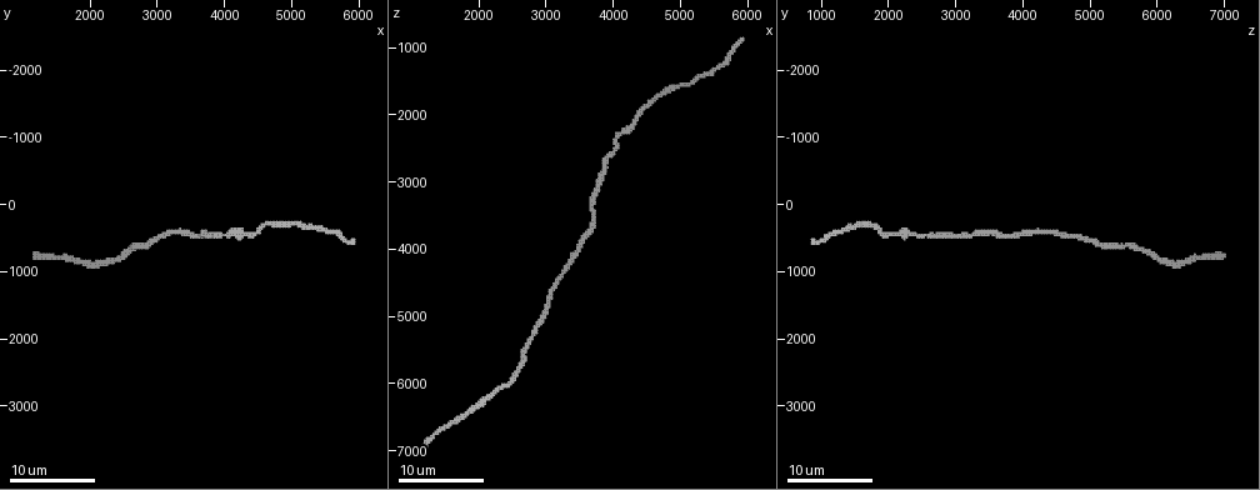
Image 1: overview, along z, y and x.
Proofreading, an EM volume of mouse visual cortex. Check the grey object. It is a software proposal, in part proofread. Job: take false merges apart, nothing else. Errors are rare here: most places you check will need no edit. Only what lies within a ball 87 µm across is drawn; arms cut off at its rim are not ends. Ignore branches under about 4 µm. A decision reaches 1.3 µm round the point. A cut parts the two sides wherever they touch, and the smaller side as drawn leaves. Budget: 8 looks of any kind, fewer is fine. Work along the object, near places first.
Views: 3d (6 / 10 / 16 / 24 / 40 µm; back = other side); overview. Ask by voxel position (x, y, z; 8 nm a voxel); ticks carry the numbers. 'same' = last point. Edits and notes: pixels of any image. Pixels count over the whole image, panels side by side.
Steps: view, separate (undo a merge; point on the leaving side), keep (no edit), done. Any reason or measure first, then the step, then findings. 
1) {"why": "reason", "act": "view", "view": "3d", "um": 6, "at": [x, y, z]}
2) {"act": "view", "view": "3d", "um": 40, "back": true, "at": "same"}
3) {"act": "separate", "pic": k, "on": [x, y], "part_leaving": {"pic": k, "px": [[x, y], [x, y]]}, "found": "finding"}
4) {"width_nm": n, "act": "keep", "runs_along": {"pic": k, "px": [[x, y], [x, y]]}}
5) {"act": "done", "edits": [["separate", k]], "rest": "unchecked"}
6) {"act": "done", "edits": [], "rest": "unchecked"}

{"act": "view", "view": "3d", "um": 10, "at": [4300, 400, 2100]}

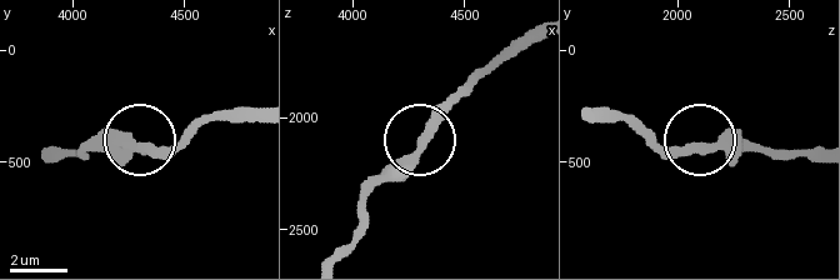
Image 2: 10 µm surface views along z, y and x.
{"act": "keep", "runs_along": {"pic": 2, "px": [[41, 153], [180, 145]]}, "found": "one neuron here"}

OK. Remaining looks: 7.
{"why": "sudden change in width", "act": "view", "view": "3d", "um": 16, "at": [4950, 250, 1600]}

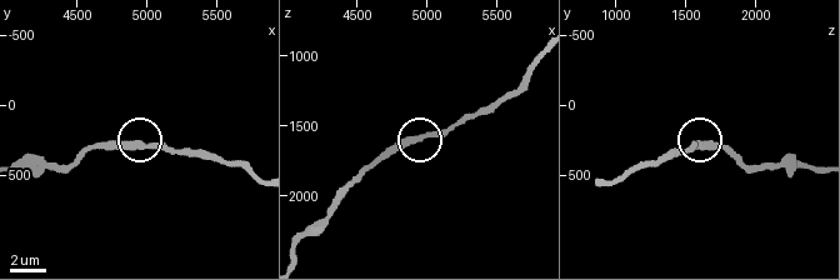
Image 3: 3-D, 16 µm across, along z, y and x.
{"act": "view", "view": "3d", "um": 6, "at": [4960, 300, 1580]}

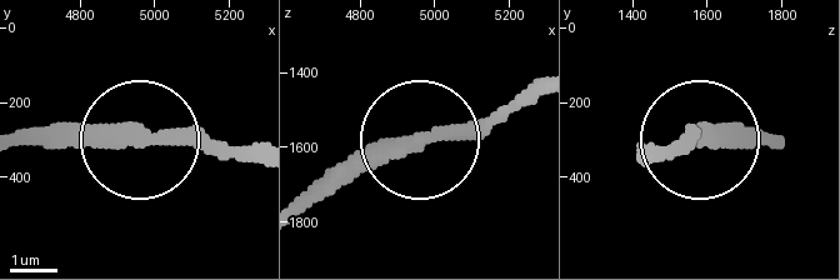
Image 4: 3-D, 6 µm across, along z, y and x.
{"act": "keep", "runs_along": {"pic": 4, "px": [[25, 139], [248, 150]]}, "found": "continuous, no second neuron"}

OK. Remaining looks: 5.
{"why": "sudden change in width", "act": "view", "view": "3d", "um": 10, "at": [2700, 600, 5500]}

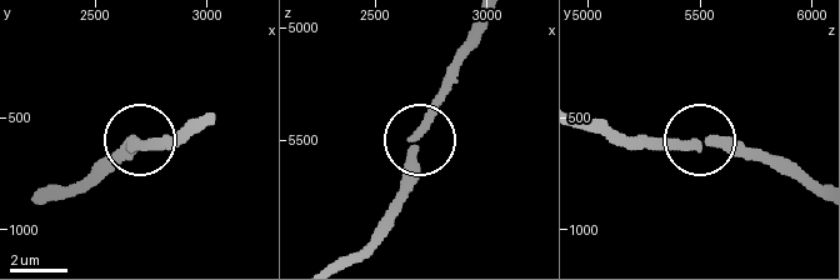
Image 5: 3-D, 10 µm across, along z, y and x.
{"act": "view", "view": "3d", "um": 6, "at": [2670, 610, 5550]}

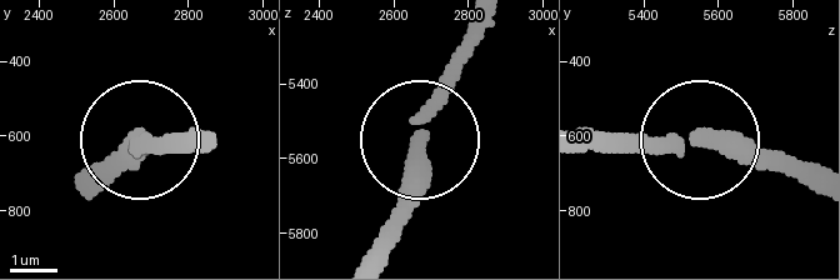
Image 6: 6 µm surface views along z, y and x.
{"act": "keep", "runs_along": {"pic": 6, "px": [[588, 130], [743, 143], [799, 166]]}, "found": "continuous, no second neuron"}

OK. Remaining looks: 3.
{"act": "view", "view": "3d", "um": 10, "at": [3600, 500, 3900]}

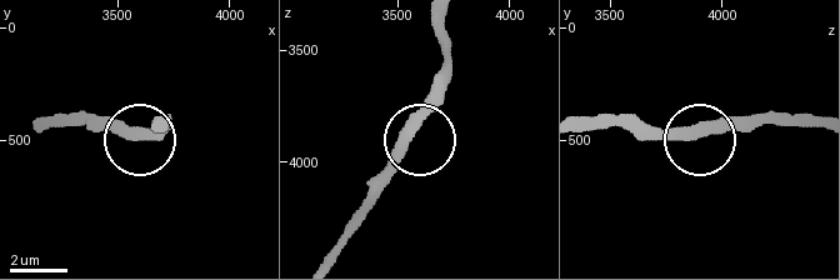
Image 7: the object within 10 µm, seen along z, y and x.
{"width_nm": 410, "act": "keep", "runs_along": {"pic": 7, "px": [[694, 125], [701, 133], [749, 125]]}, "found": "all the same neuron"}

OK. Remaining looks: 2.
{"act": "done", "edits": [], "rest": "unchecked"}

